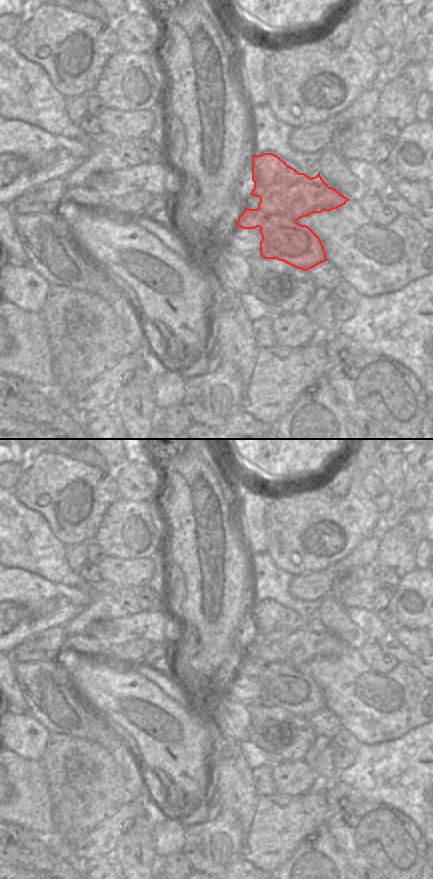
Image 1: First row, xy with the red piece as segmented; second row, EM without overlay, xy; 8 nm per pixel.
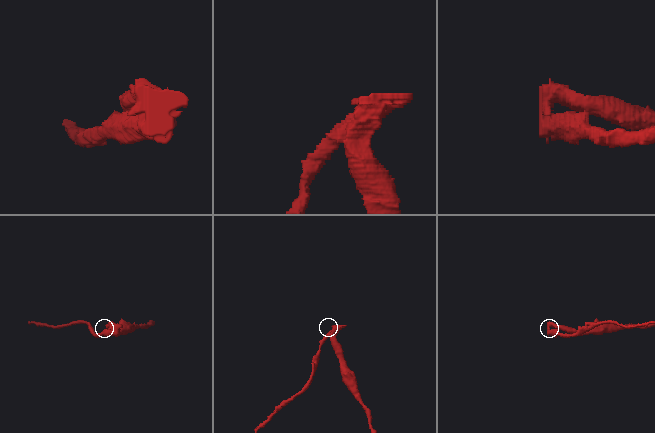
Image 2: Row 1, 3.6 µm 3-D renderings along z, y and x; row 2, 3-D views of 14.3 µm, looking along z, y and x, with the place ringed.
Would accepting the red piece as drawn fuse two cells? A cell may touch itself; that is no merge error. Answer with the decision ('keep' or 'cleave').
cleave

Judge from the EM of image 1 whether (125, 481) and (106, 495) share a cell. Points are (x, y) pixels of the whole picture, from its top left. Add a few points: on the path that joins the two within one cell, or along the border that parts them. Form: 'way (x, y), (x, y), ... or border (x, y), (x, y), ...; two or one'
border (113, 471), (120, 498); two

